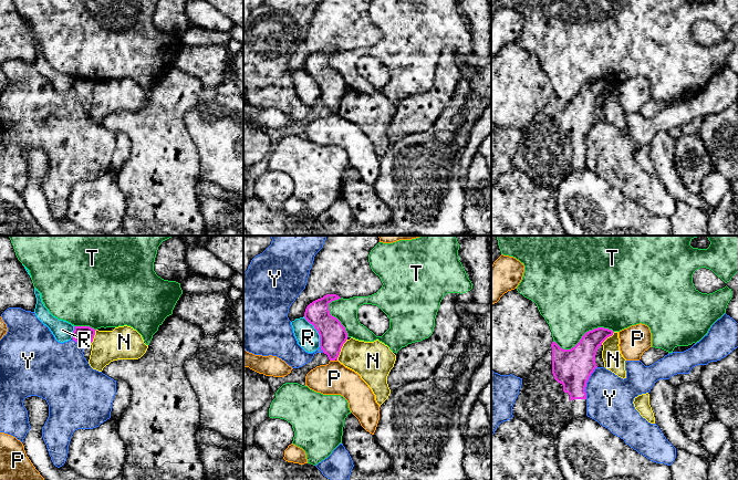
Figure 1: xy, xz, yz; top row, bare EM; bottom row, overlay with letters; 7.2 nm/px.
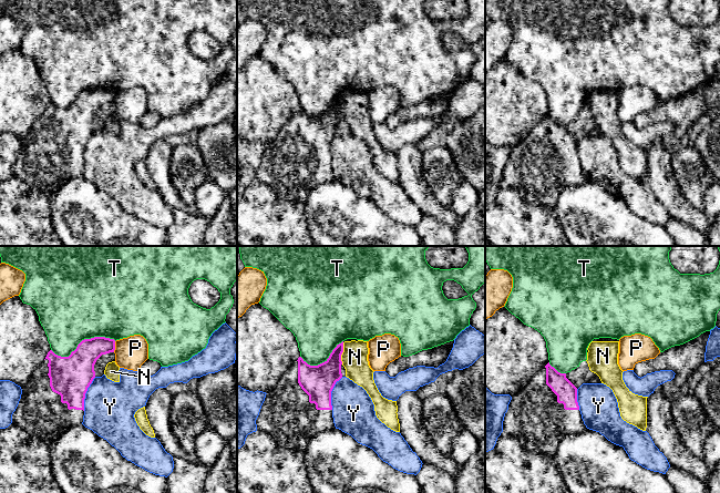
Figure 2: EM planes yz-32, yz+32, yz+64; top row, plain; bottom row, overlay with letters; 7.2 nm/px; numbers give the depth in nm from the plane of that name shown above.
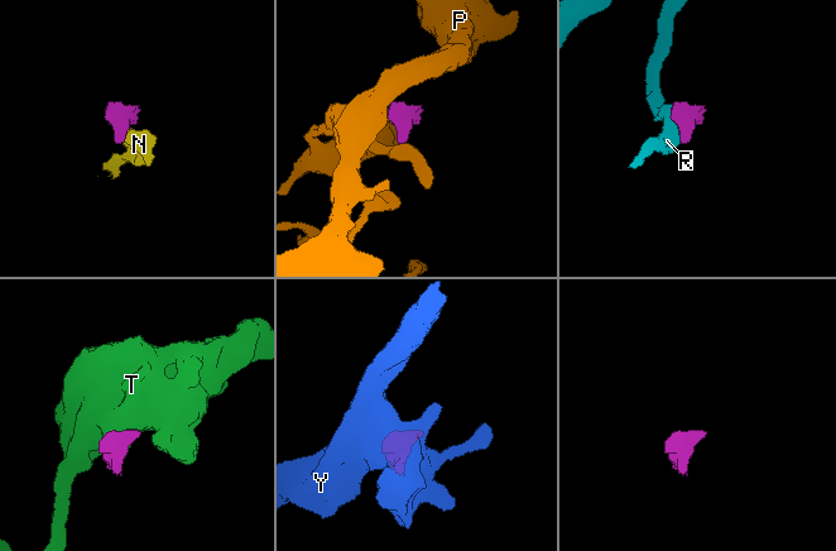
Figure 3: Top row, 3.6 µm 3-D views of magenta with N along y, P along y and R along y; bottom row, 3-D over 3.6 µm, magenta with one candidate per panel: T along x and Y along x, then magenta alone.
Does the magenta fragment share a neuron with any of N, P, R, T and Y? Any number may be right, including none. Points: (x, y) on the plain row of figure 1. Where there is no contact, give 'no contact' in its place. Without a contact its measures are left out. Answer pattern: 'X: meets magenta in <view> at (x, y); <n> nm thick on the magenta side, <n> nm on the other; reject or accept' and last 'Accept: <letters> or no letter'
N: meets magenta in xz at (340, 102); 190 nm thick on the magenta side, 280 nm on the other; reject
P: meets magenta in xz at (332, 112); 190 nm thick on the magenta side, 240 nm on the other; reject
R: meets magenta in xz at (318, 84); 190 nm thick on the magenta side, 160 nm on the other; reject
T: meets magenta in yz at (582, 89); 280 nm thick on the magenta side, 460 nm on the other; reject
Y: meets magenta in yz at (586, 134); 280 nm thick on the magenta side, 340 nm on the other; reject
Accept: no letter

